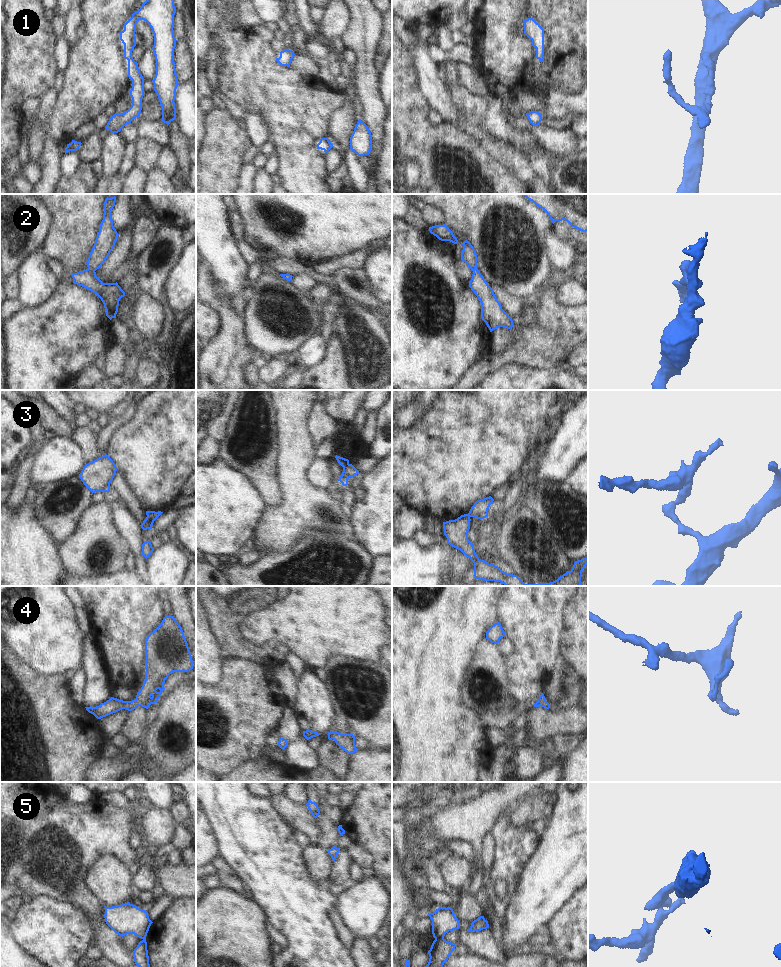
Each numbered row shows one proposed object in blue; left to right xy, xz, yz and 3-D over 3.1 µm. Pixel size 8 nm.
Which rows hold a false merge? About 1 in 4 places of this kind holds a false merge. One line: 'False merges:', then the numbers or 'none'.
False merges: 3, 5

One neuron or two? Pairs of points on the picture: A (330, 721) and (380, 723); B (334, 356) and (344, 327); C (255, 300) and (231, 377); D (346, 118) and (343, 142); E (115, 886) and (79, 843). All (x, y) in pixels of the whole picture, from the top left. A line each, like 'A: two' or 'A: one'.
A: two
B: two
C: two
D: one
E: two

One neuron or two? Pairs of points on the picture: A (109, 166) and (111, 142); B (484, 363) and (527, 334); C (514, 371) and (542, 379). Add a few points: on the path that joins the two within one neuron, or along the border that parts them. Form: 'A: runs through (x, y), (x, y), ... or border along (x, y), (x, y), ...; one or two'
A: runs through (110, 160), (111, 148); one
B: runs through (495, 361), (505, 358), (518, 345); one
C: runs through (521, 378), (535, 379); one

